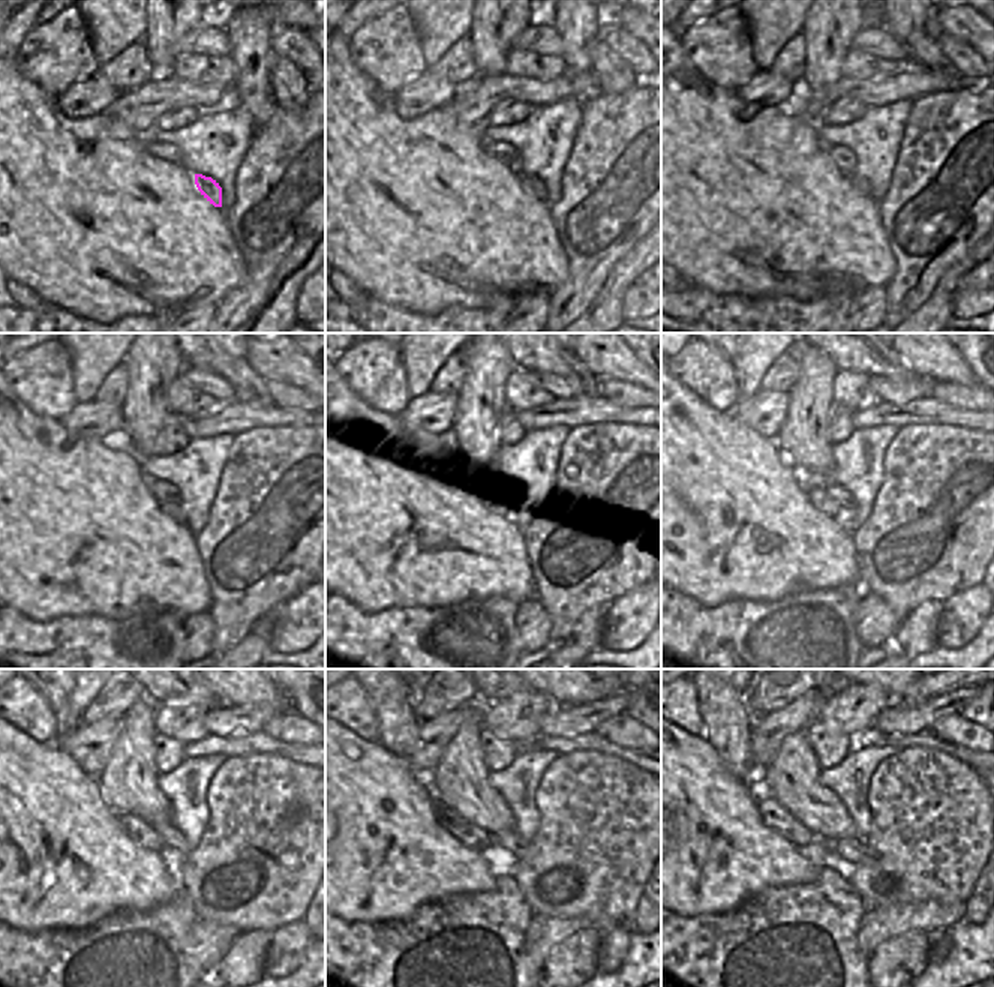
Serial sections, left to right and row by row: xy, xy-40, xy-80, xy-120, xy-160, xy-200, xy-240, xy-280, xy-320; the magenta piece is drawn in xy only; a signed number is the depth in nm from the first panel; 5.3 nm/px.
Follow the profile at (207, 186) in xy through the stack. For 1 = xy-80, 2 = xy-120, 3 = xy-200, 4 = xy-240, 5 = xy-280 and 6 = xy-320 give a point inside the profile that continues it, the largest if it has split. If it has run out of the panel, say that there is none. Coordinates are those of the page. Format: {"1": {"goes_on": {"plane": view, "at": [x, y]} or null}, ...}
{"1": {"goes_on": {"plane": "xy-80", "at": [858, 182]}}, "2": {"goes_on": {"plane": "xy-120", "at": [174, 512]}}, "3": {"goes_on": {"plane": "xy-200", "at": [814, 488]}}, "4": {"goes_on": {"plane": "xy-240", "at": [143, 834]}}, "5": {"goes_on": {"plane": "xy-280", "at": [468, 834]}}, "6": {"goes_on": {"plane": "xy-320", "at": [774, 815]}}}

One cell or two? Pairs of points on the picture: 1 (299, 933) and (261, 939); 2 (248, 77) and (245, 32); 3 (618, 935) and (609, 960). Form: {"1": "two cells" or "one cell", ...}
{"1": "two cells", "2": "one cell", "3": "one cell"}

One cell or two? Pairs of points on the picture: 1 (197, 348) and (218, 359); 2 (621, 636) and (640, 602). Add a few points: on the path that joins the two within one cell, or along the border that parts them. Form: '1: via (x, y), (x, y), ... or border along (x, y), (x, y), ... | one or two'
1: via (201, 353), (213, 359) | one
2: via (624, 627), (637, 611) | one

